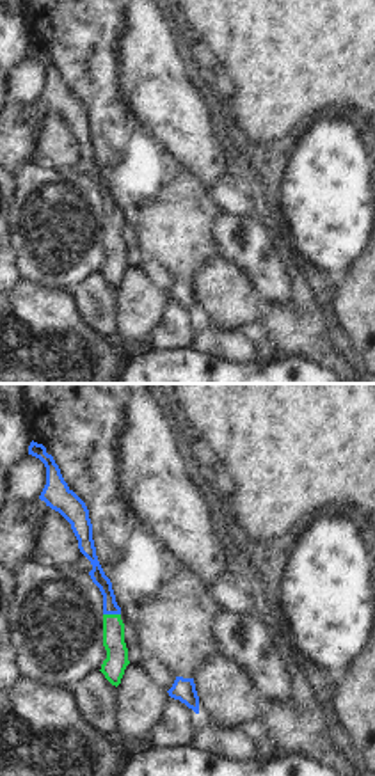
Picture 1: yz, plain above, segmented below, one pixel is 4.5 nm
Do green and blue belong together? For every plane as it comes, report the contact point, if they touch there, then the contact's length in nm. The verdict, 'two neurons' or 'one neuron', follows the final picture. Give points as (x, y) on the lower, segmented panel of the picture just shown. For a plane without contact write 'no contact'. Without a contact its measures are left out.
contact (112, 615); length 80 nm

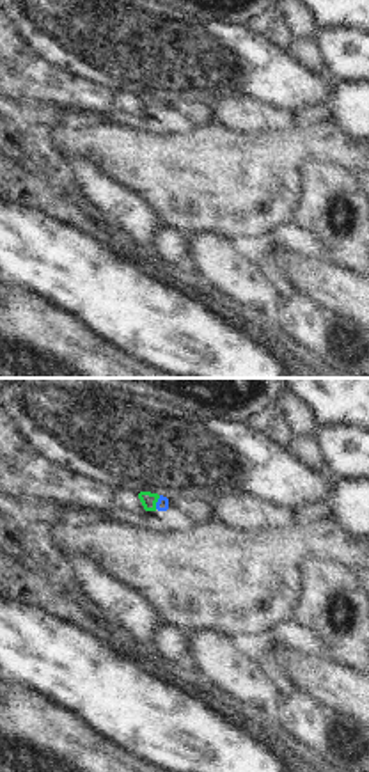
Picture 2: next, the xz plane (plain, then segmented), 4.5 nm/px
contact (157, 501); length 70 nm

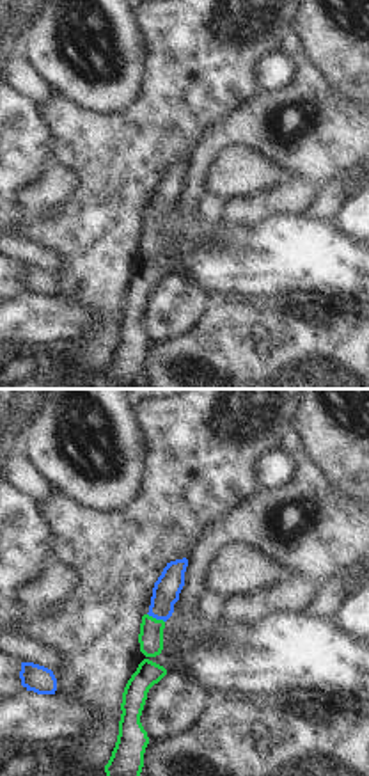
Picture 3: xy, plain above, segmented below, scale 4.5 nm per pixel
contact (155, 618); length 90 nm

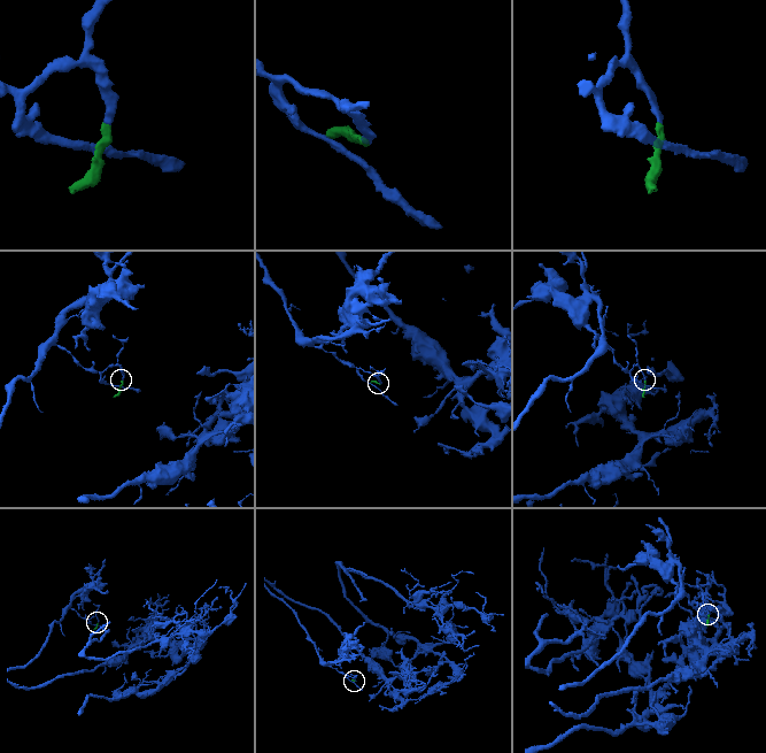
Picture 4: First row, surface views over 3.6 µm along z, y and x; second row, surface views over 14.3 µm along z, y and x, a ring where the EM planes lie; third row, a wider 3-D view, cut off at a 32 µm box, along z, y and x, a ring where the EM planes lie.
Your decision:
one neuron

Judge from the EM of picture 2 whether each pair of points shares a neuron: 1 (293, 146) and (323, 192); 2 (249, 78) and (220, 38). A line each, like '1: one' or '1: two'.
1: two
2: one

